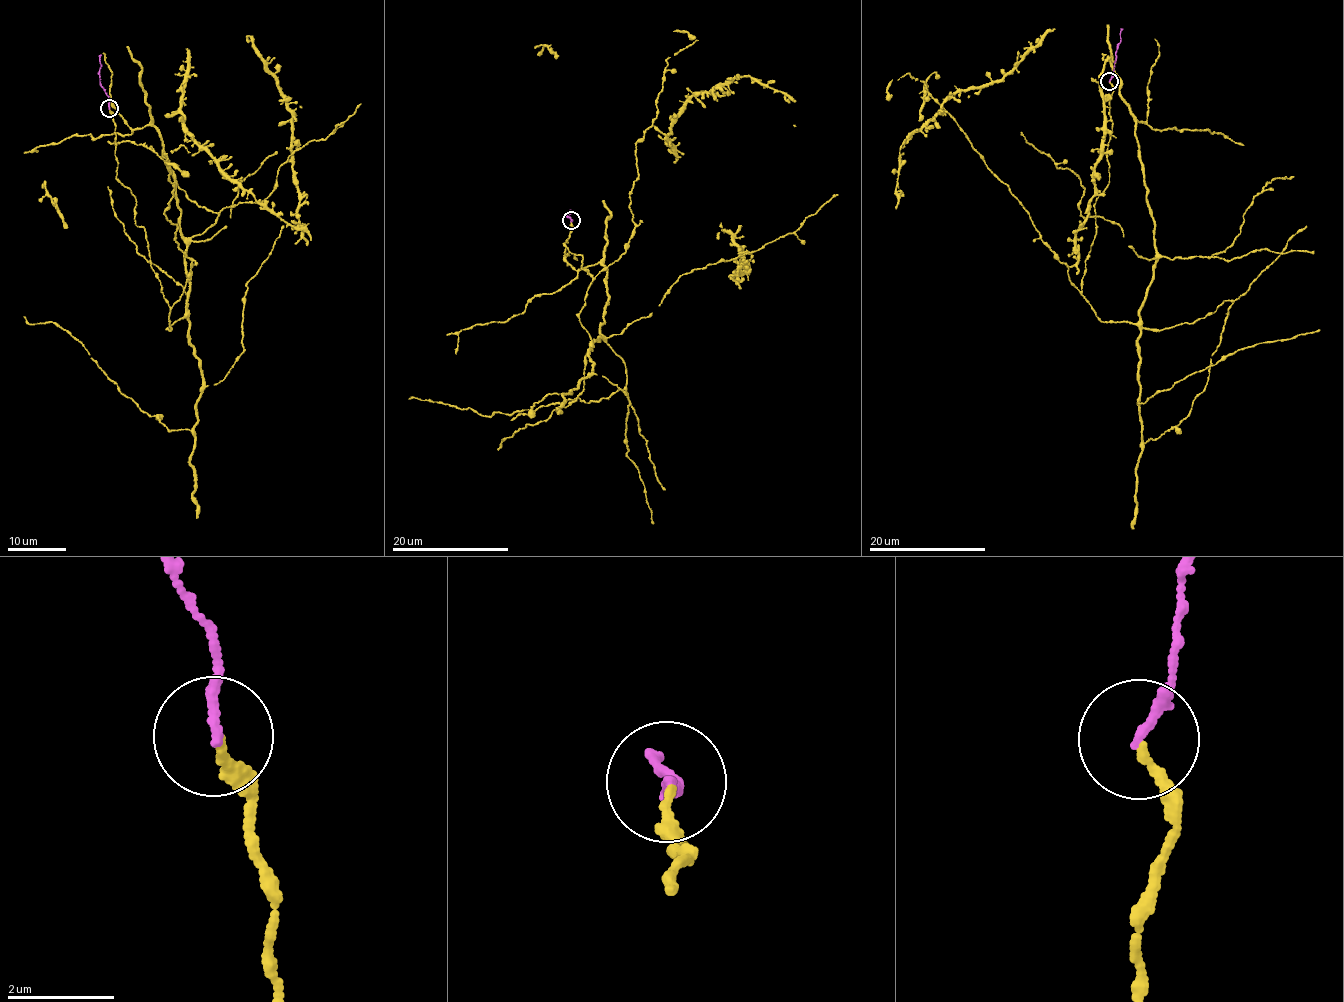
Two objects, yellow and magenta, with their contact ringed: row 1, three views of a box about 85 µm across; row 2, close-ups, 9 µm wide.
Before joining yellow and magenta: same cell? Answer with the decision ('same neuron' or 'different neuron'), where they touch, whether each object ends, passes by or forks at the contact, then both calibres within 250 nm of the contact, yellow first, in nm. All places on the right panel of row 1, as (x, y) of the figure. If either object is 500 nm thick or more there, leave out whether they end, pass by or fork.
same neuron | (1109, 81) | yellow ends | magenta ends | 170/180 nm

